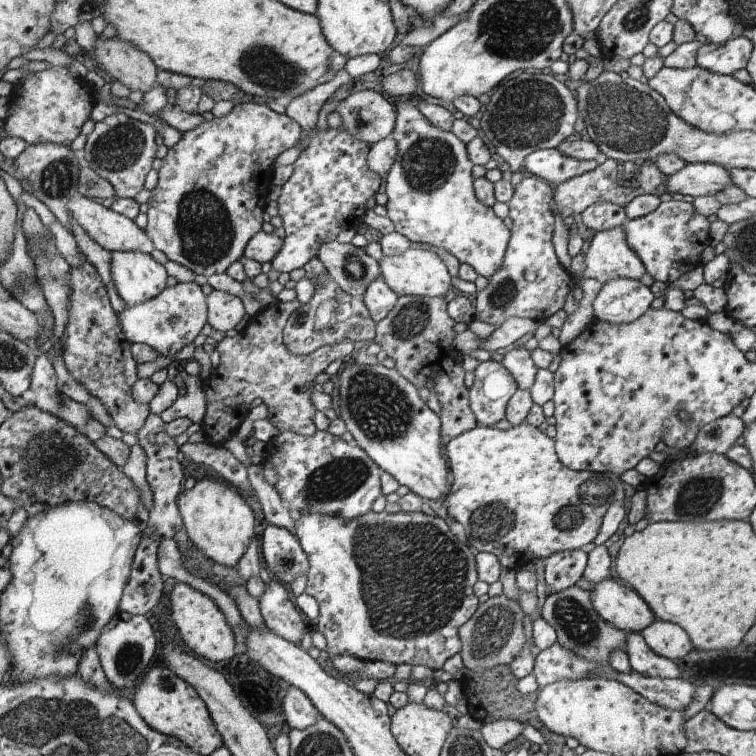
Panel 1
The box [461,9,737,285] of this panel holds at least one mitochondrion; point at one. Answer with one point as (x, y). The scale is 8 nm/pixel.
(630, 121)

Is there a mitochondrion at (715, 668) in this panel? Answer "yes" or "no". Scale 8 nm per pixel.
no

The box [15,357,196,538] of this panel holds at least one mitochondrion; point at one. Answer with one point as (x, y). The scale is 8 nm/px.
(48, 456)

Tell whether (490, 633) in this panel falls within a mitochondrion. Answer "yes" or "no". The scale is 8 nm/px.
yes

